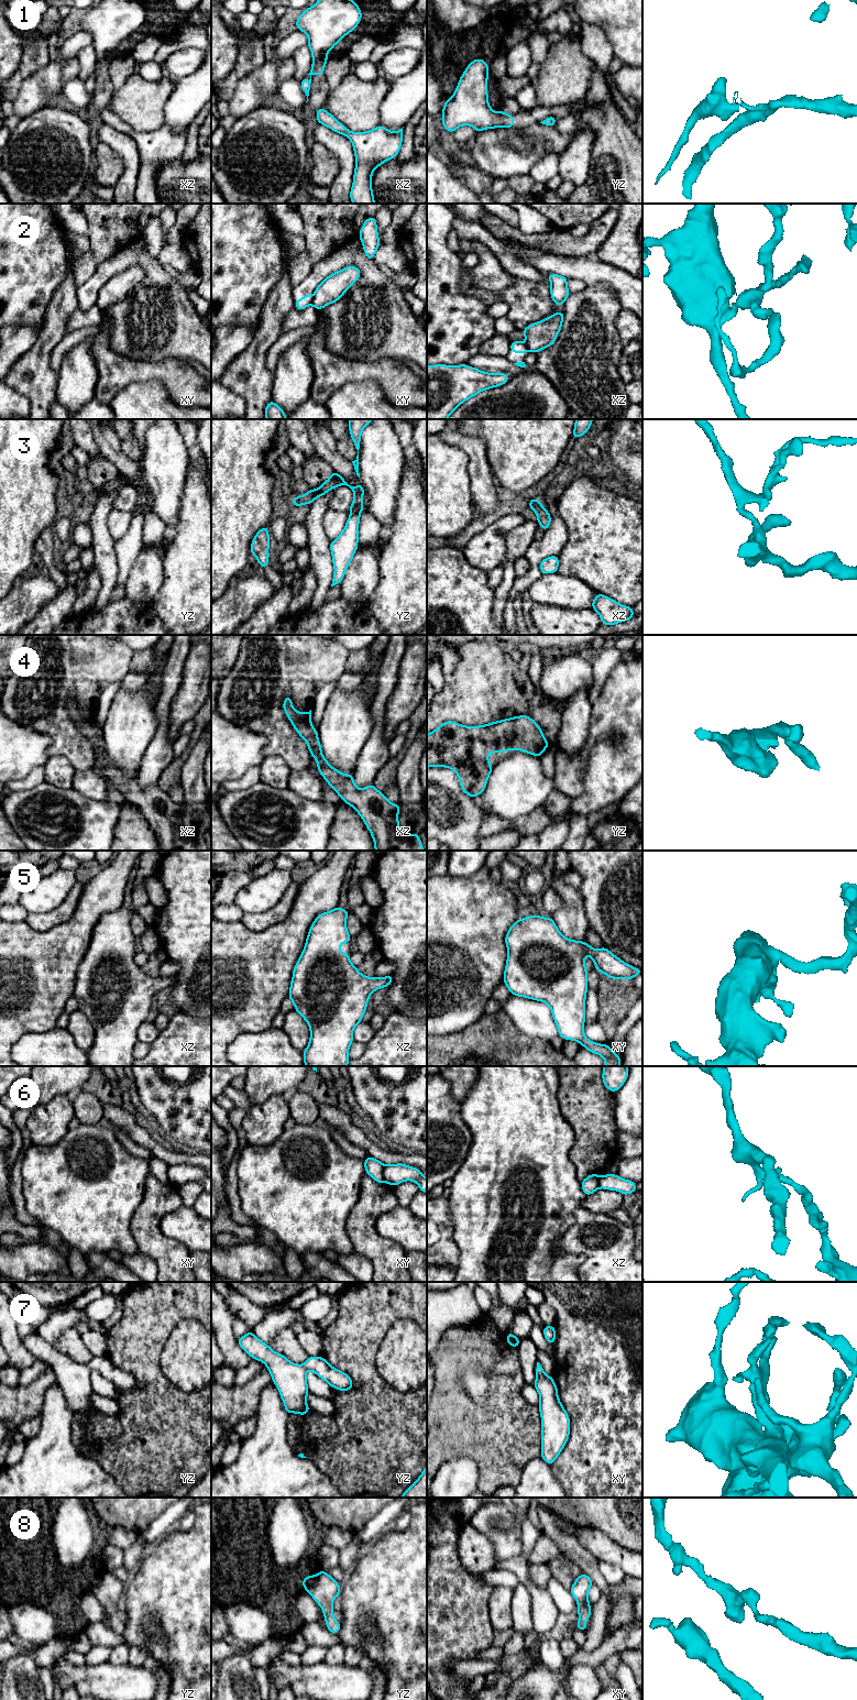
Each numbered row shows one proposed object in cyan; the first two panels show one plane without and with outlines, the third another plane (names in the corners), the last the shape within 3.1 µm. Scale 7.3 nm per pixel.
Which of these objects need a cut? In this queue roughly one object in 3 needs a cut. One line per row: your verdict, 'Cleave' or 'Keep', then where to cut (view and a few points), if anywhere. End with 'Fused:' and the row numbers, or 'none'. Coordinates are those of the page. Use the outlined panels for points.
1: Cleave. Split along xz (311, 66), (312, 73)
2: Cleave. Split along xy (312, 296), (310, 304)
3: Keep. No split
4: Keep. No split
5: Keep. No split
6: Cleave. Split along xy (385, 1165), (383, 1170), (384, 1181)
7: Keep. No split
8: Keep. No split
Fused: 1, 2, 6

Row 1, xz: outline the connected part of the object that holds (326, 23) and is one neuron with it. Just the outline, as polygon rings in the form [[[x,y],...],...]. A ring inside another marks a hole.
[[[317,0],[314,7],[306,8],[296,21],[297,30],[308,35],[308,47],[312,55],[312,74],[323,75],[329,59],[327,53],[347,34],[353,31],[362,19],[362,12],[353,0]]]

